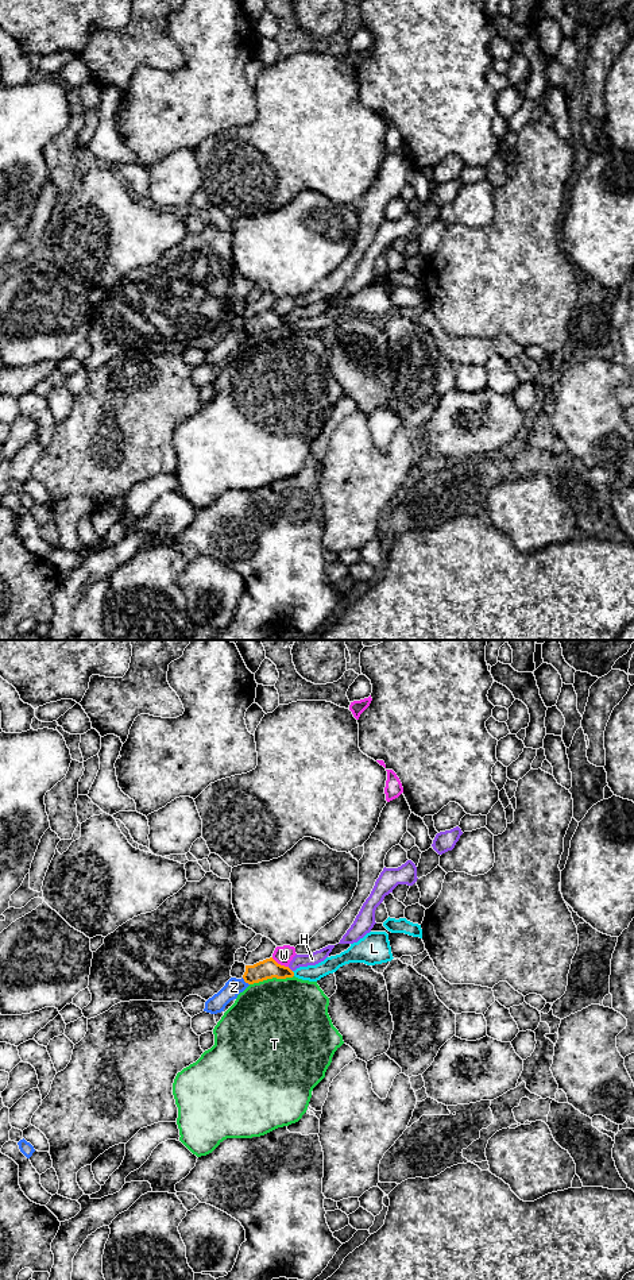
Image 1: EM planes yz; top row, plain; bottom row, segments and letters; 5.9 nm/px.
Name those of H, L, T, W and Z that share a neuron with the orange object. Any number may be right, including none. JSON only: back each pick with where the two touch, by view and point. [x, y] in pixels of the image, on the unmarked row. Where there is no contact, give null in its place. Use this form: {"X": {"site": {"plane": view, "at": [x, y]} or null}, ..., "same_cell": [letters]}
{"L": {"site": {"plane": "yz", "at": [293, 326]}}, "same_cell": ["L"]}

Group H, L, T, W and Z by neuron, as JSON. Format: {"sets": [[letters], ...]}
{"sets": [["H", "Z"], ["L"], ["T"], ["W"]]}

